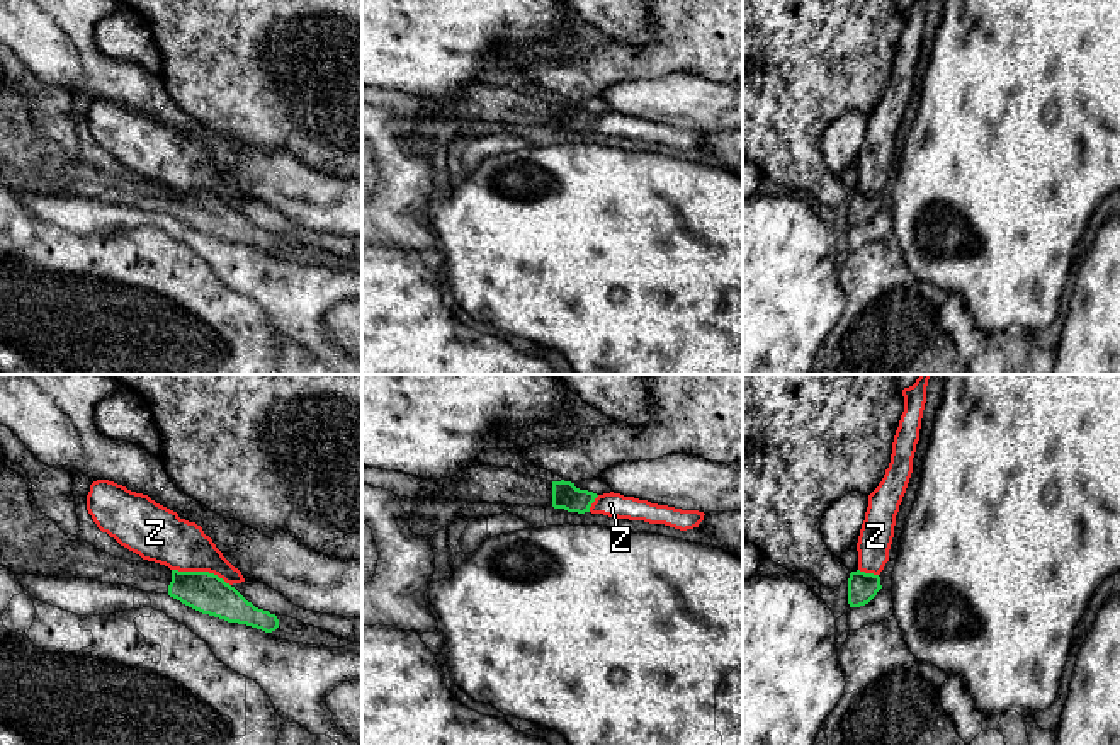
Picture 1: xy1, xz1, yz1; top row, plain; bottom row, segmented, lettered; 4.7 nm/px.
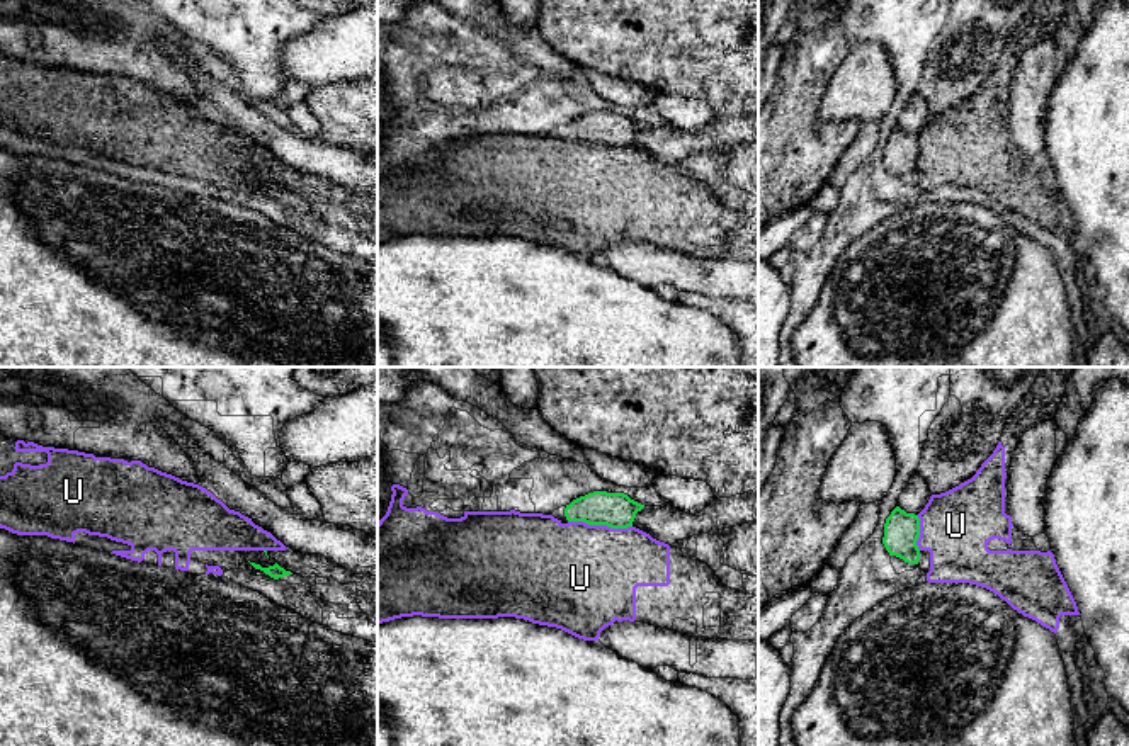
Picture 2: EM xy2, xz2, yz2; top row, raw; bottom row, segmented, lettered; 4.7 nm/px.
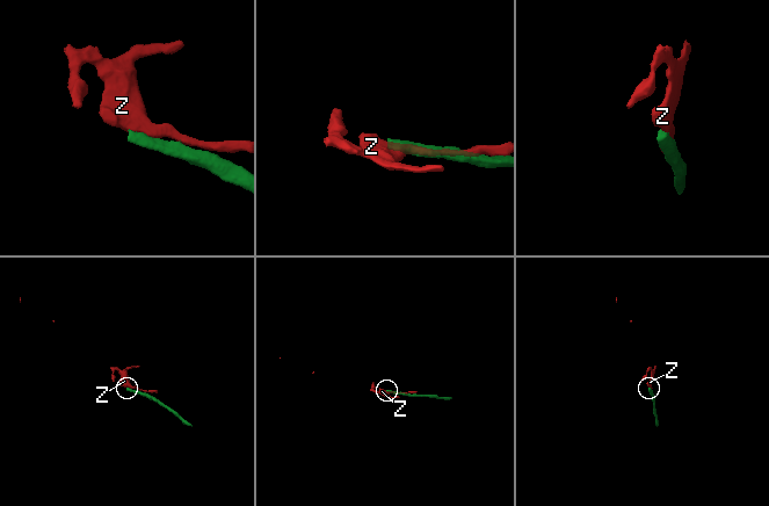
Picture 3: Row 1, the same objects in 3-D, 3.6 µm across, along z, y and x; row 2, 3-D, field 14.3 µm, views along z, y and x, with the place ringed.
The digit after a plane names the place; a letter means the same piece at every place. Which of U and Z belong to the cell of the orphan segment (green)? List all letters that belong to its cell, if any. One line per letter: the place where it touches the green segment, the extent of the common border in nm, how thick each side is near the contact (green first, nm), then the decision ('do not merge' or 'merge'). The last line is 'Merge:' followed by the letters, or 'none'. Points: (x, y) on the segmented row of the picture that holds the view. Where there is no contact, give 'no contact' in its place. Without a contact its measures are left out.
U: meets green in xz2 at (601, 524); contact 300 nm long; 170 nm thick on the green side, 480 nm on the other; do not merge
Z: meets green in xy1 at (201, 572); contact 300 nm long; 190 nm thick on the green side, 240 nm on the other; do not merge
Merge: none

